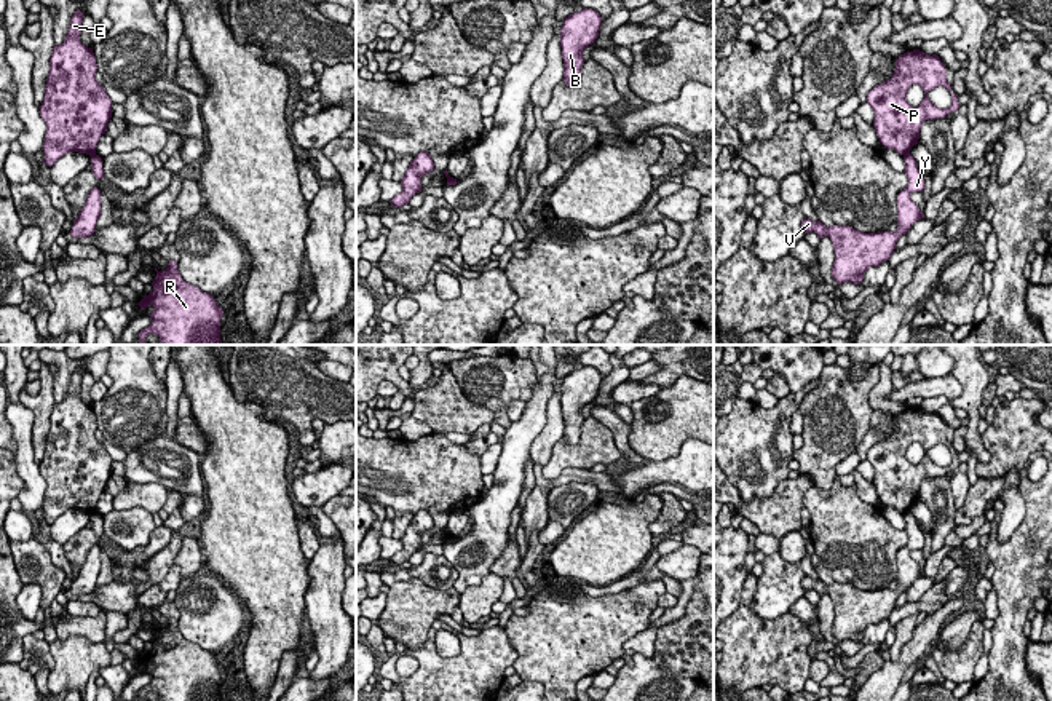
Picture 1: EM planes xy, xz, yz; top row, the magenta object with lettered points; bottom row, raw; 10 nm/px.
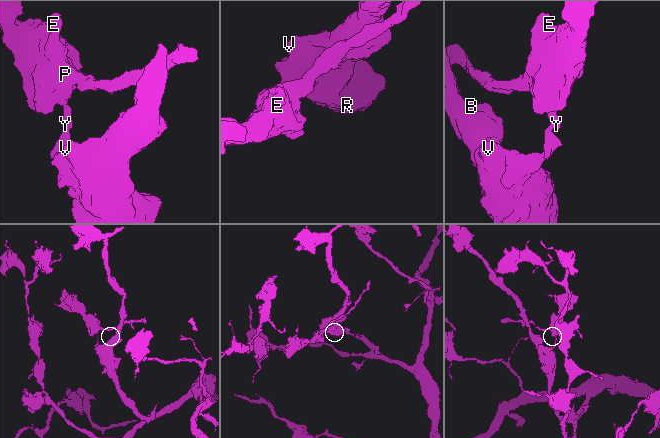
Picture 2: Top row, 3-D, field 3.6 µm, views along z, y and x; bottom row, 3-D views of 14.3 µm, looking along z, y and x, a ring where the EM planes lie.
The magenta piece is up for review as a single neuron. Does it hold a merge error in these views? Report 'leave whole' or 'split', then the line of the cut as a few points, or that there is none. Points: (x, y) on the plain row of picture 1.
split; cut yz (909, 510), (904, 513)

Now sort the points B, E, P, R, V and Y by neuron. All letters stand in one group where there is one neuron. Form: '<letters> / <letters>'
B R V Y / E P

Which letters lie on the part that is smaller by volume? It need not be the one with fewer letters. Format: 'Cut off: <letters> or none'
Cut off: E, P

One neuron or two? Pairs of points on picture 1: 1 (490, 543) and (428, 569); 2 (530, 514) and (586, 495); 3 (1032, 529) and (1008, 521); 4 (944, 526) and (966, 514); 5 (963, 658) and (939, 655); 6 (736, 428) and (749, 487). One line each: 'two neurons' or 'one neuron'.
1: two neurons
2: two neurons
3: two neurons
4: two neurons
5: one neuron
6: one neuron

